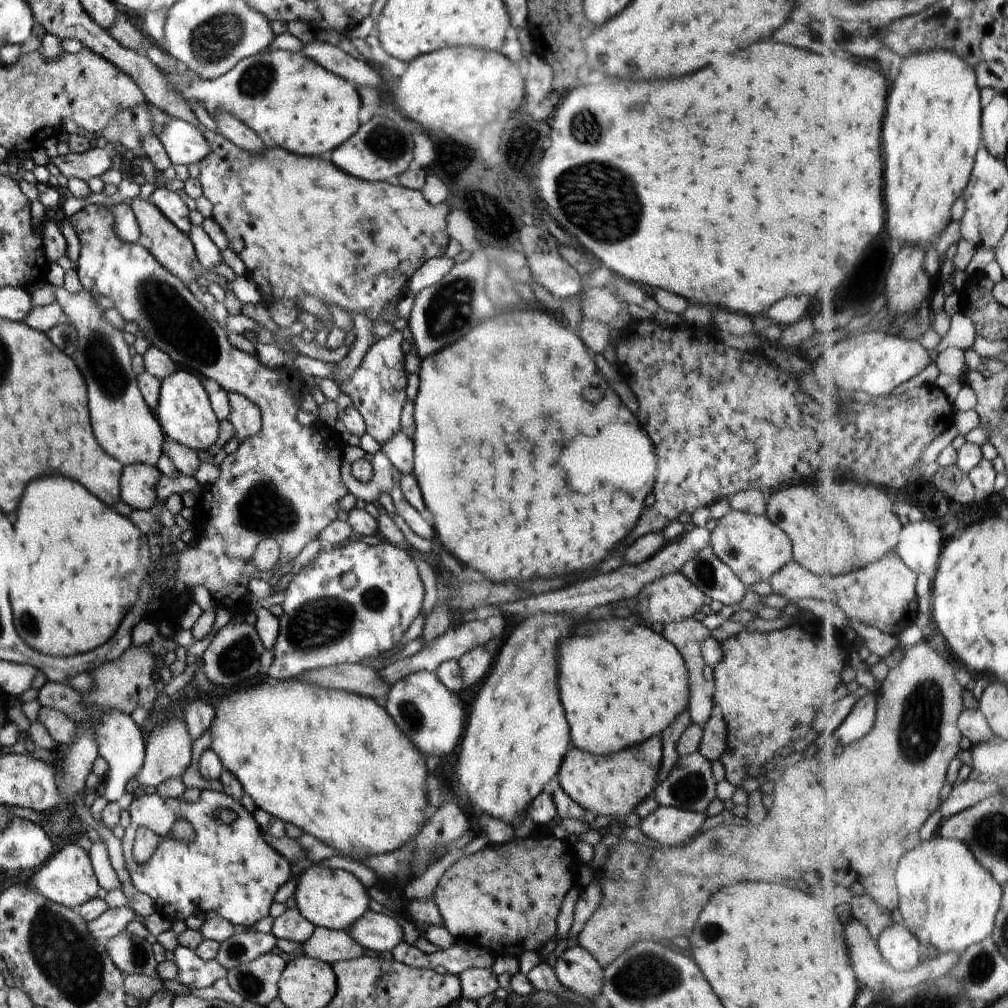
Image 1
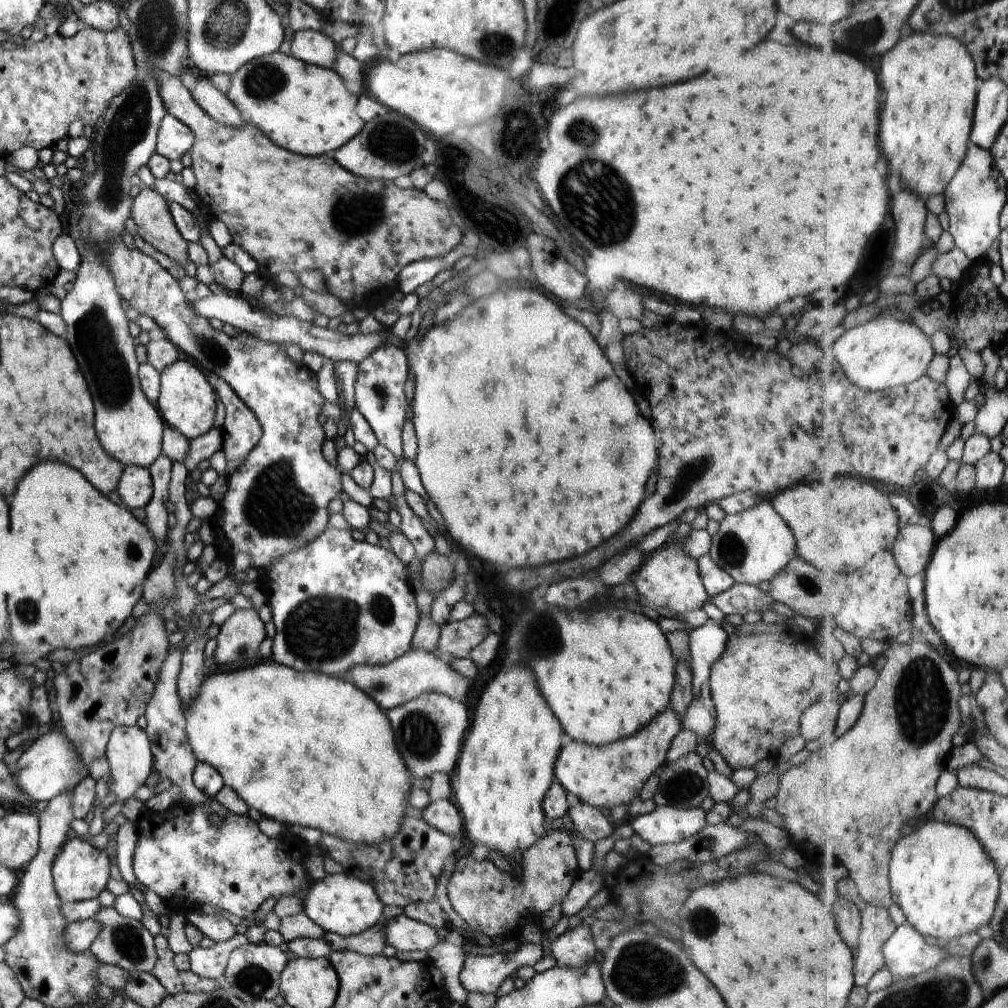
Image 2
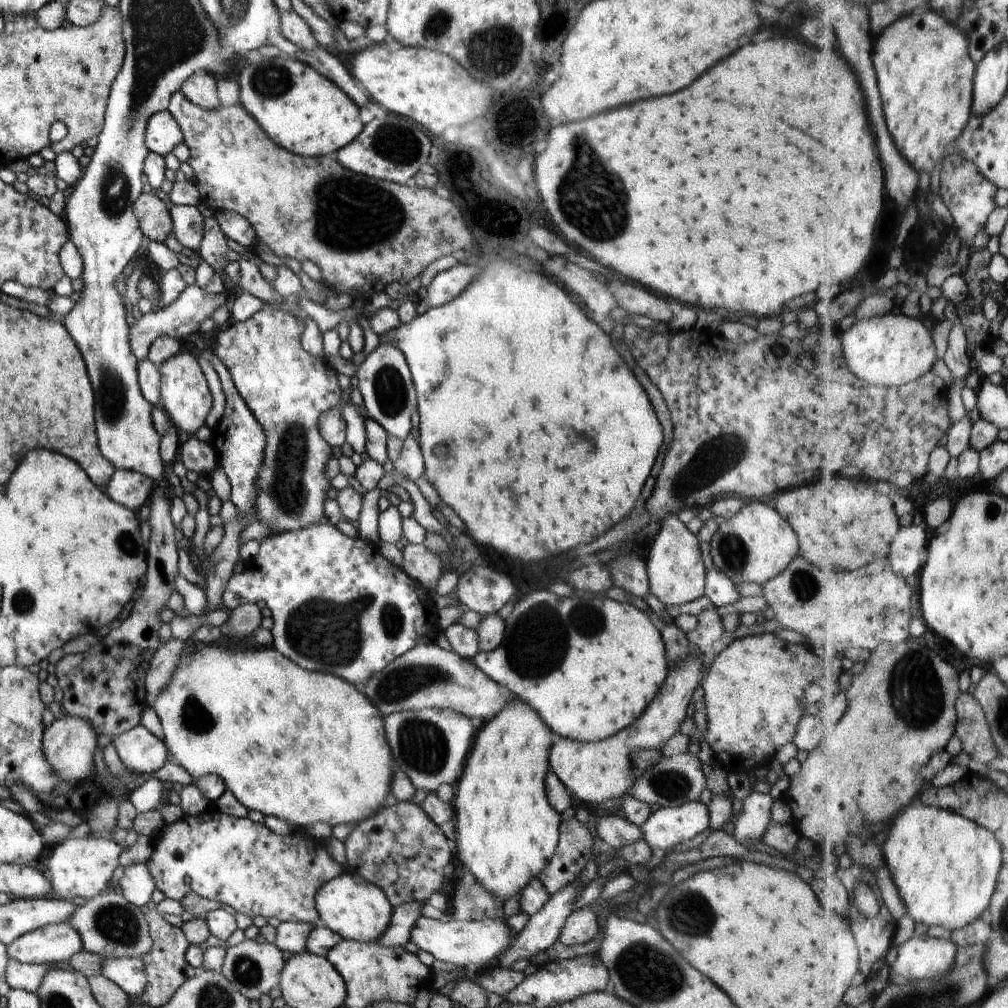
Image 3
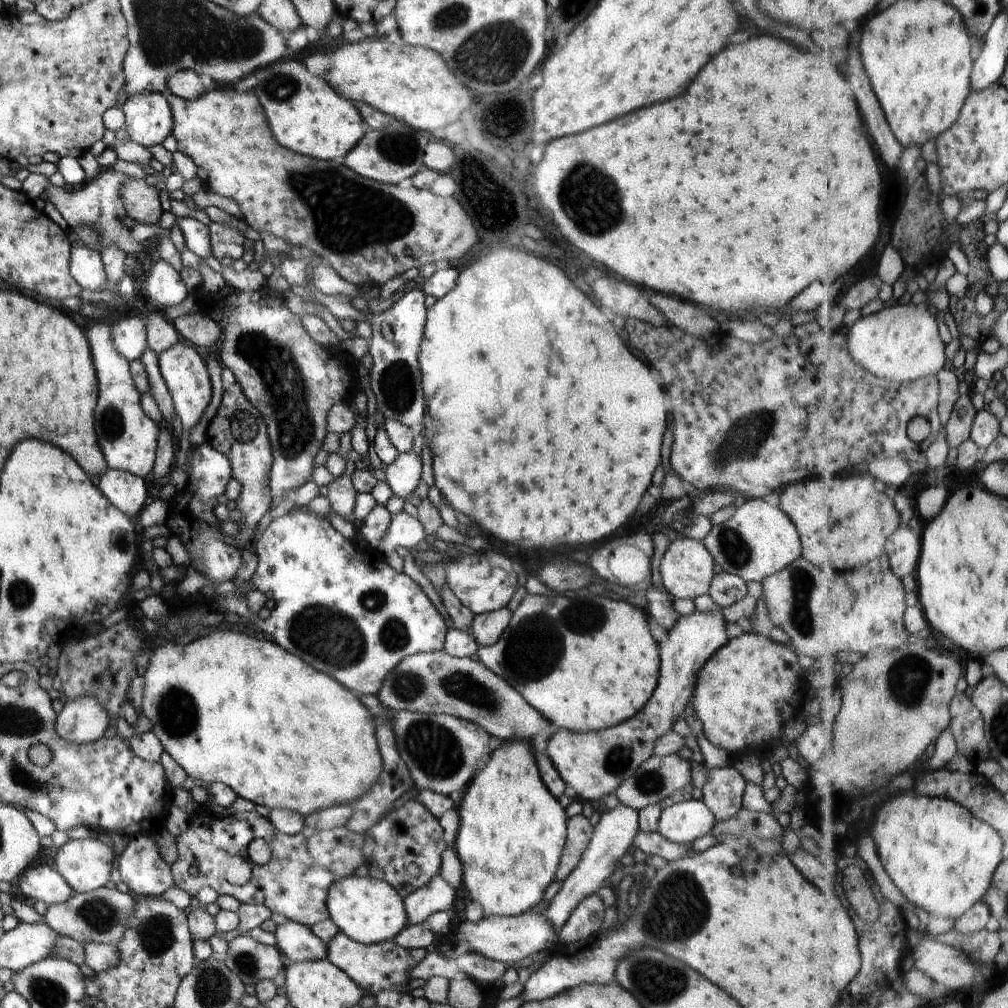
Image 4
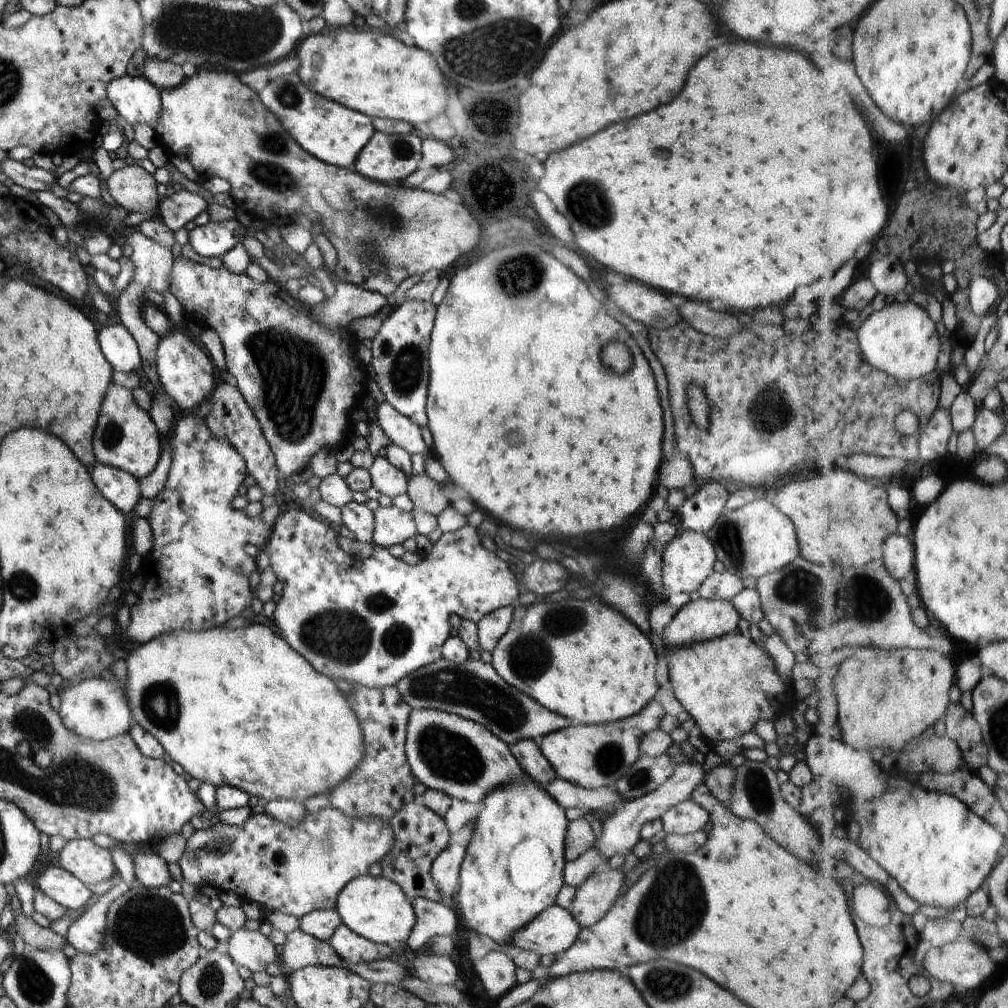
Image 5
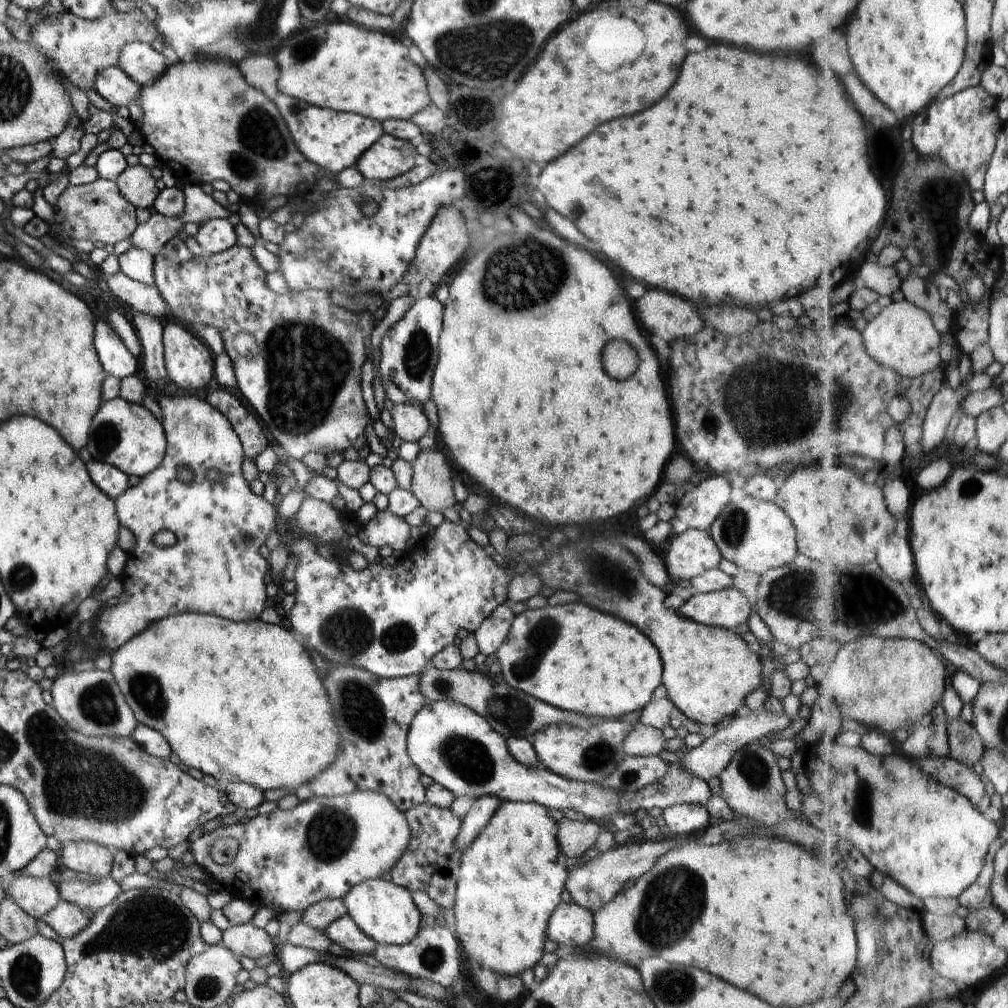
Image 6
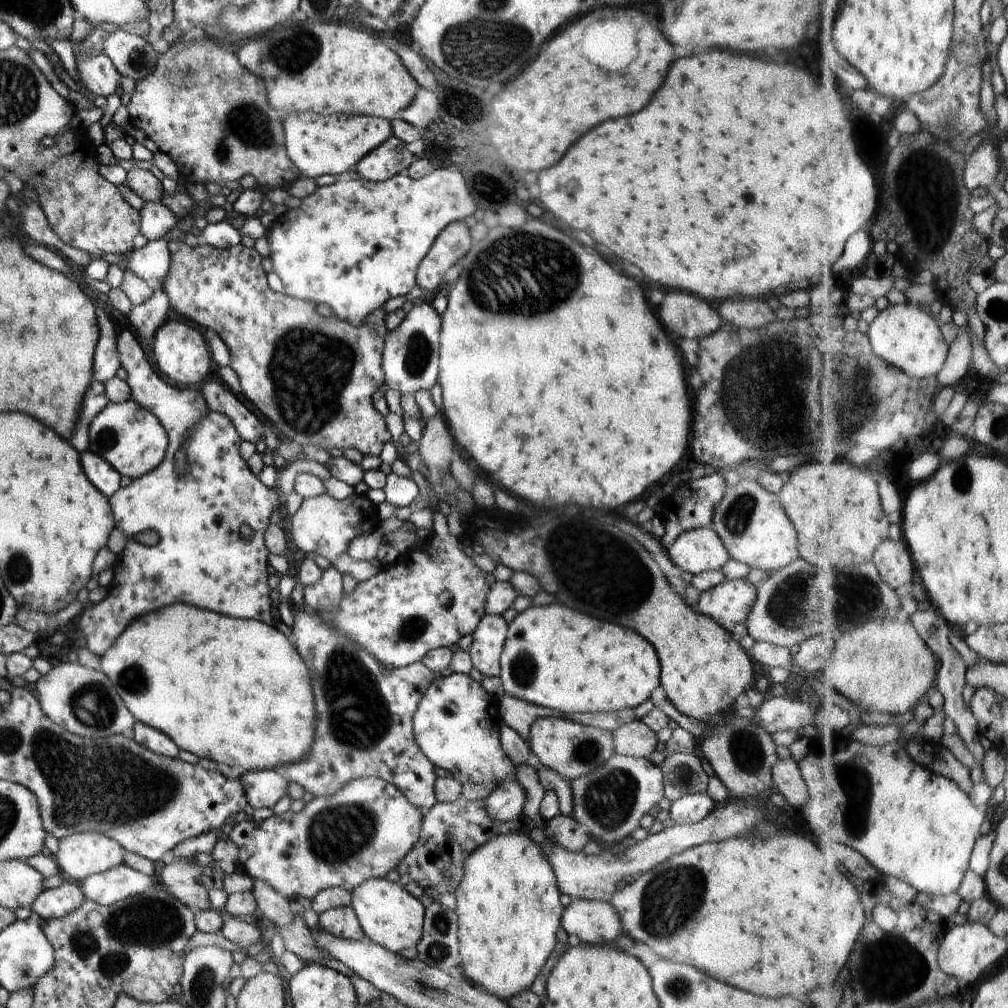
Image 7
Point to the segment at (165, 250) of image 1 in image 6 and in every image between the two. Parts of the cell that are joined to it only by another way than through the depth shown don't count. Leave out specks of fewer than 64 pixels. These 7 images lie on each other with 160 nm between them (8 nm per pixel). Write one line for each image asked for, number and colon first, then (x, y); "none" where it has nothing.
2: (150, 212)
3: (154, 219)
4: (142, 203)
5: (134, 188)
6: (136, 184)

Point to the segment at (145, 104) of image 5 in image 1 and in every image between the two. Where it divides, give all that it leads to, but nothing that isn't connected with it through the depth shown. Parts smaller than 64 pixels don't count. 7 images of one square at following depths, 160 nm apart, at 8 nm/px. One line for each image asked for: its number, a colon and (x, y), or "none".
1: (185, 144)
2: (174, 139)
3: (163, 133)
4: (148, 117)

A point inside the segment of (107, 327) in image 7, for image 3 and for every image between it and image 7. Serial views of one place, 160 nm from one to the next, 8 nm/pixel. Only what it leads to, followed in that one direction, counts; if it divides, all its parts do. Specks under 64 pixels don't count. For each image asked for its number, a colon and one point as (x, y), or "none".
3: (185, 315)
4: (129, 335)
5: (120, 349)
6: (117, 360)

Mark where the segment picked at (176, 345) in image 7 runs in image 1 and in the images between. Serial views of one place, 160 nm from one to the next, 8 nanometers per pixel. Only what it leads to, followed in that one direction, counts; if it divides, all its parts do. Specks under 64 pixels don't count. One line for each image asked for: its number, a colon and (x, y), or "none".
1: (185, 413)
2: (186, 402)
3: (185, 398)
4: (184, 371)
5: (185, 371)
6: (189, 363)

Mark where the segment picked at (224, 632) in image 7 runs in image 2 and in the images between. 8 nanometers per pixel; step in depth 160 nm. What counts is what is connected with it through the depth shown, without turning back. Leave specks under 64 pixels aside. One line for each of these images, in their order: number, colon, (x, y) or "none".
2: (311, 749)
3: (307, 747)
4: (231, 708)
5: (239, 707)
6: (240, 702)

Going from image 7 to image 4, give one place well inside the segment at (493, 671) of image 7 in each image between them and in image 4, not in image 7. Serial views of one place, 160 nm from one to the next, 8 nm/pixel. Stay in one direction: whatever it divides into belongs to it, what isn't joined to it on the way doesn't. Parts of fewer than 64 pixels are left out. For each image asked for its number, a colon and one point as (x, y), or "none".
4: (486, 628)
5: (490, 629)
6: (492, 632)

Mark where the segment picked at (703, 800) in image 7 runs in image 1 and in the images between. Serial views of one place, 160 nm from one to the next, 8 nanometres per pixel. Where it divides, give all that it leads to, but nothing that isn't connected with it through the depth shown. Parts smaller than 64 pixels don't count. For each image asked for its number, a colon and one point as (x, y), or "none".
1: (669, 826)
2: (664, 825)
3: (665, 827)
4: (683, 822)
5: (688, 816)
6: (683, 818)

